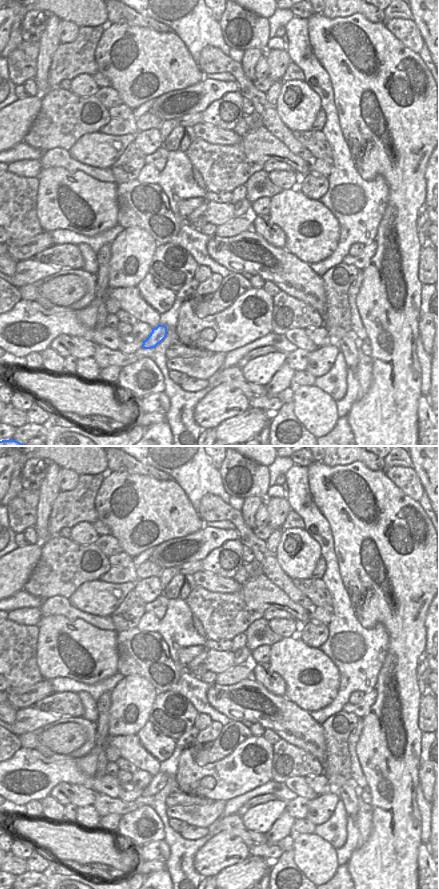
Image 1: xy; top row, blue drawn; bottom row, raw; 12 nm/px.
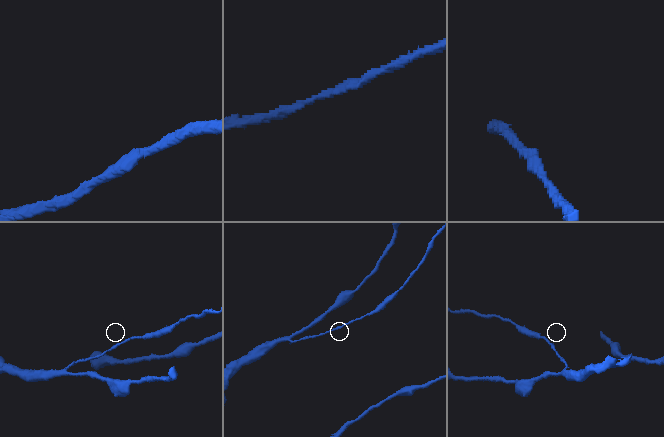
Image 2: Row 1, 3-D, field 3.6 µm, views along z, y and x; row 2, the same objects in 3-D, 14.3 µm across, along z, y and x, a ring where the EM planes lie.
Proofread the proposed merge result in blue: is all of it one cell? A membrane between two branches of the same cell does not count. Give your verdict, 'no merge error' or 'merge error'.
no merge error

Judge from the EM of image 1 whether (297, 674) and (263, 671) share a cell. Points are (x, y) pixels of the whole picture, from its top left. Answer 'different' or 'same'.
different

